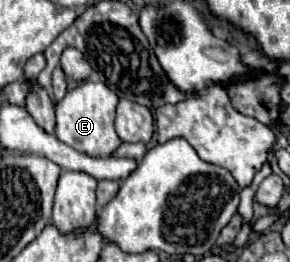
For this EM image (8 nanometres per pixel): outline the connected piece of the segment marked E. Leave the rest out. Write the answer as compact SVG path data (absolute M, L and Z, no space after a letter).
M84 82L74 90L68 90L66 96L56 104L56 138L94 158L112 156L122 144L114 130L116 104L118 96L102 82Z

